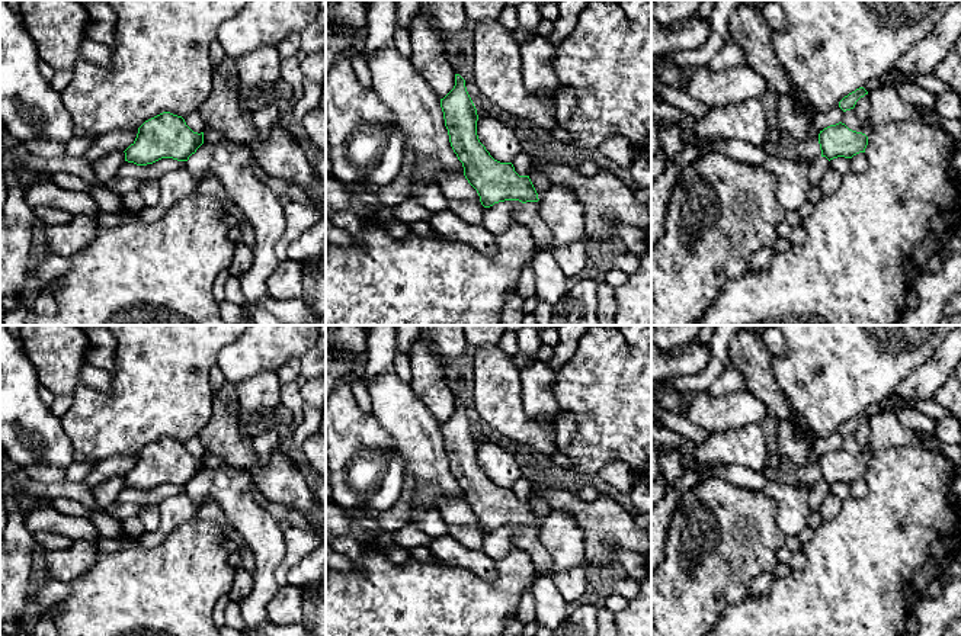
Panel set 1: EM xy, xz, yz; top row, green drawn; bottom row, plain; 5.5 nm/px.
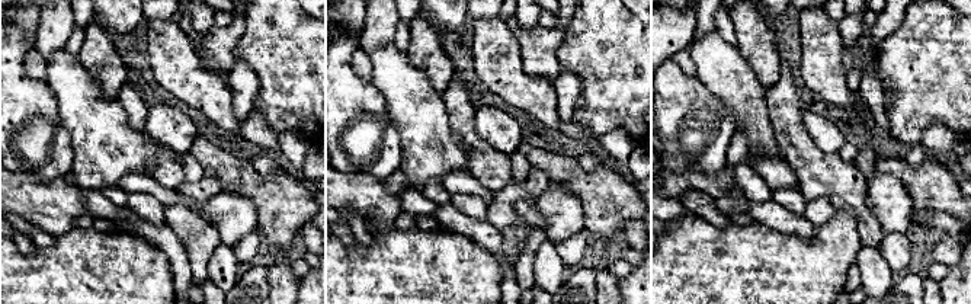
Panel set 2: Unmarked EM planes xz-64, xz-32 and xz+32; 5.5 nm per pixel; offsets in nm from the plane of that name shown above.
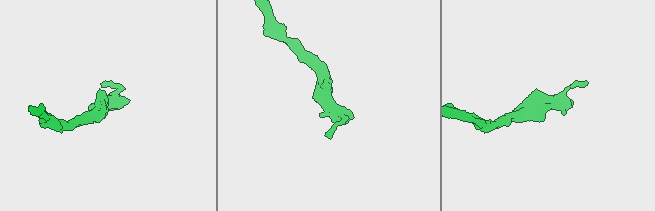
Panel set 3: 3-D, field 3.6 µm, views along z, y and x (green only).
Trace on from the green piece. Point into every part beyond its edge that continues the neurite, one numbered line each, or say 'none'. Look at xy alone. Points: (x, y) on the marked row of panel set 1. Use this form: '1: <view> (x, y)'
none

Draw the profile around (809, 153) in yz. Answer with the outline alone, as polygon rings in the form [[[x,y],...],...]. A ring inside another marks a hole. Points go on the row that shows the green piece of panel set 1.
[[[836,106],[827,113],[817,113],[811,119],[810,131],[807,139],[795,147],[795,158],[808,166],[810,168],[820,160],[821,150],[819,144],[819,134],[830,126],[842,122],[843,110]]]

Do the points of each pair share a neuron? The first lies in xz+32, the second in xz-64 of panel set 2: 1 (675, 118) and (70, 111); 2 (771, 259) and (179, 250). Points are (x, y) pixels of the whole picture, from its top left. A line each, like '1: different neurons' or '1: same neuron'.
1: different neurons
2: different neurons

